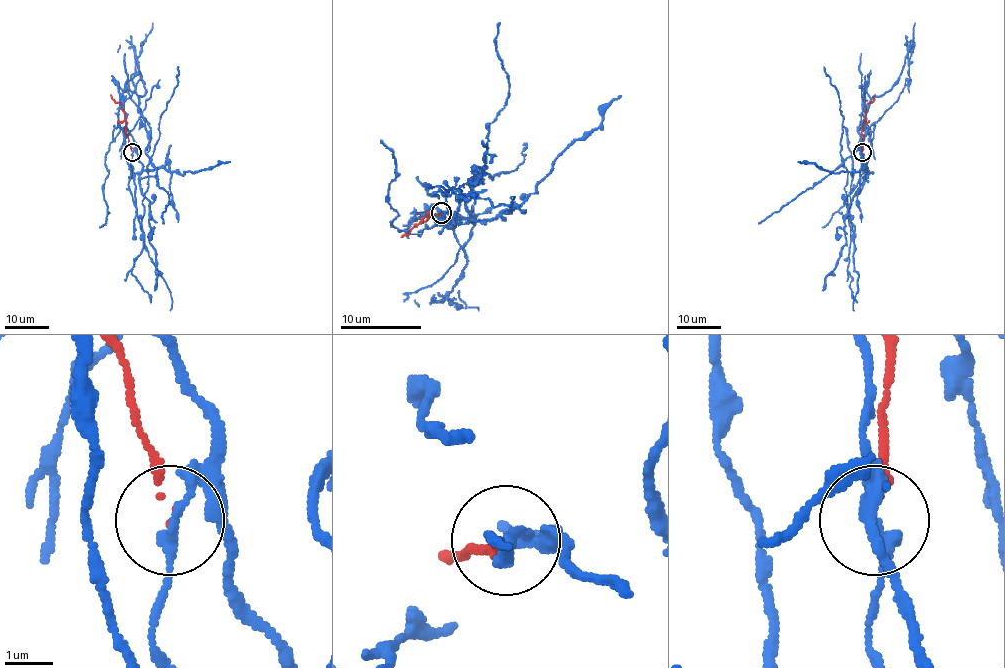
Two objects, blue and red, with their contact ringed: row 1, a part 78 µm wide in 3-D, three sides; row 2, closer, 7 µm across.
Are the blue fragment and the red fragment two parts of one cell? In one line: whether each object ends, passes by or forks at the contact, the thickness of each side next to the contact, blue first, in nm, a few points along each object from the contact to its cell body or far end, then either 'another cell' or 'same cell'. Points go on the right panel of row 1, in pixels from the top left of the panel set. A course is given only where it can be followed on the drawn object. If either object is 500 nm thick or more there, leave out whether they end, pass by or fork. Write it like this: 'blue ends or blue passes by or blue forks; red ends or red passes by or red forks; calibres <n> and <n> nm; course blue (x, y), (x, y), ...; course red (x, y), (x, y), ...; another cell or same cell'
blue passes by; red ends; calibres 220 and 40 nm; course blue (861, 153), (862, 184), (848, 218), (845, 188), (848, 171), (840, 154), (843, 115), (837, 90), (824, 66); course red (861, 153), (866, 105), (873, 100), (874, 94); another cell

